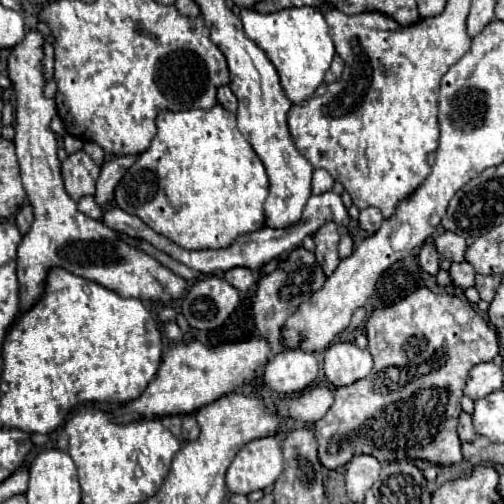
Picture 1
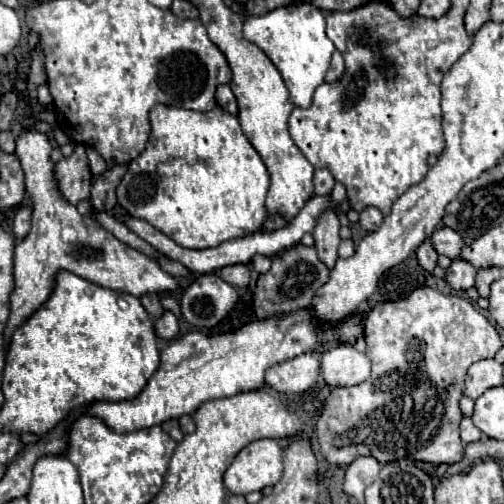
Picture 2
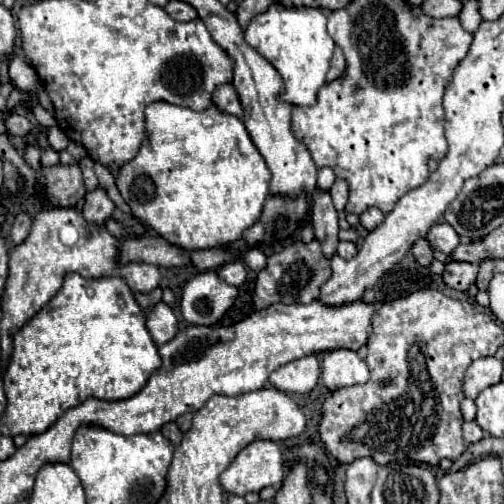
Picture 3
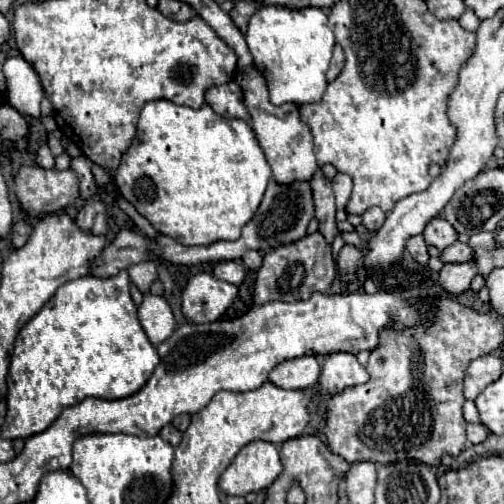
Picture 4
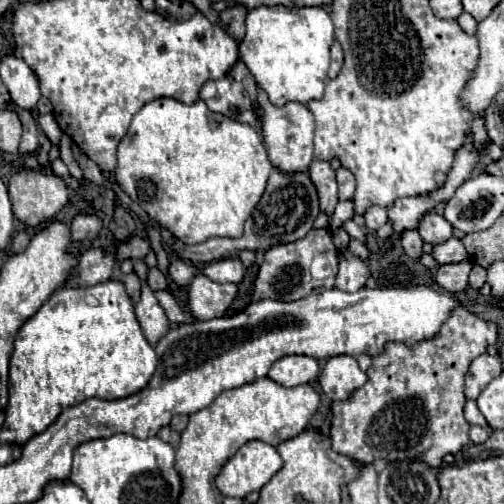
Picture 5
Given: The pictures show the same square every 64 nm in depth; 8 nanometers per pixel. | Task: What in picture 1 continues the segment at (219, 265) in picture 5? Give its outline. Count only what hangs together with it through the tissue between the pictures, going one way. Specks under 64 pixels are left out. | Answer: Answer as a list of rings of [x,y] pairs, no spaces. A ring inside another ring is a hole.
[[[232,268],[224,276],[226,276],[226,282],[232,282],[232,286],[238,288],[240,292],[248,292],[256,284],[256,278],[248,268]]]

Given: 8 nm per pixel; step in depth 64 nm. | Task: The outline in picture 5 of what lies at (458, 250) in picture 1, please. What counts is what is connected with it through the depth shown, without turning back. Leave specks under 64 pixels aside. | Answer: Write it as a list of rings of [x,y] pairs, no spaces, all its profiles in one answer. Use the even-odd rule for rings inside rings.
[[[430,212],[426,214],[422,220],[420,220],[420,236],[424,242],[430,242],[430,244],[442,244],[446,240],[452,238],[452,224],[448,224],[448,220],[444,220],[444,216],[436,214],[436,212]]]

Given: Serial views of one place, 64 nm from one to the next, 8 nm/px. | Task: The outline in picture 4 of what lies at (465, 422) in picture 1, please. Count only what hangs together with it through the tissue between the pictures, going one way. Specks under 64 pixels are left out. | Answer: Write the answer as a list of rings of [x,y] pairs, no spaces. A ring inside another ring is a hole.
[[[468,424],[466,428],[466,438],[472,444],[480,444],[488,436],[488,430],[482,424]]]

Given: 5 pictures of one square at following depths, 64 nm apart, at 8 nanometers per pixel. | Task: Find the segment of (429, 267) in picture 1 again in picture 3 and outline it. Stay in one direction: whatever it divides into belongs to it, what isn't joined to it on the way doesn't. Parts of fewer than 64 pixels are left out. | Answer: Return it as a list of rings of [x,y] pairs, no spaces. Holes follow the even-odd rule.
[[[418,240],[414,246],[412,246],[412,252],[414,252],[414,258],[422,264],[422,266],[430,266],[432,260],[434,260],[434,250],[432,246],[428,244],[428,240]]]

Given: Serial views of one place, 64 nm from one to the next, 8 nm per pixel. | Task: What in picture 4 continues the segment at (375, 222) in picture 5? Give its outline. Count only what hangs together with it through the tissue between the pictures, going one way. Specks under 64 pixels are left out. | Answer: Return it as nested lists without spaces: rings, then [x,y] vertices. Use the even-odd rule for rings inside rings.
[[[368,208],[364,214],[362,214],[362,224],[372,232],[372,230],[378,230],[386,220],[386,214],[380,210],[380,208]]]

